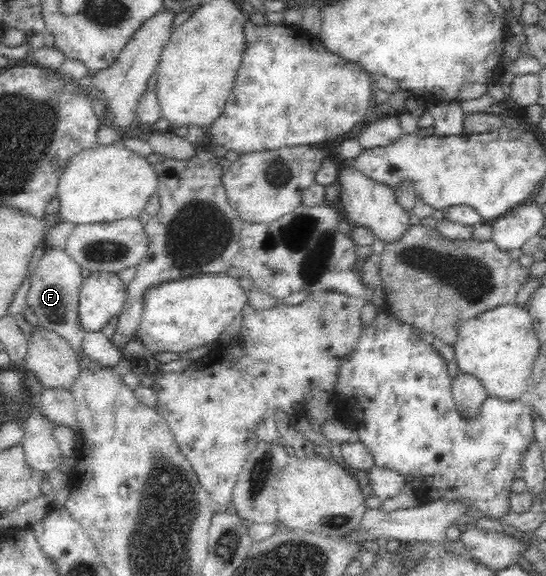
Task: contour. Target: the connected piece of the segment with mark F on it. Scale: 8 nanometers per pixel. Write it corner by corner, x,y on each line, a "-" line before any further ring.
44,247
44,249
44,255
32,272
33,279
26,303
38,318
38,323
56,331
58,336
64,337
68,344
76,349
83,343
87,332
82,328
78,315
79,293
83,283
81,266
70,257
65,247

